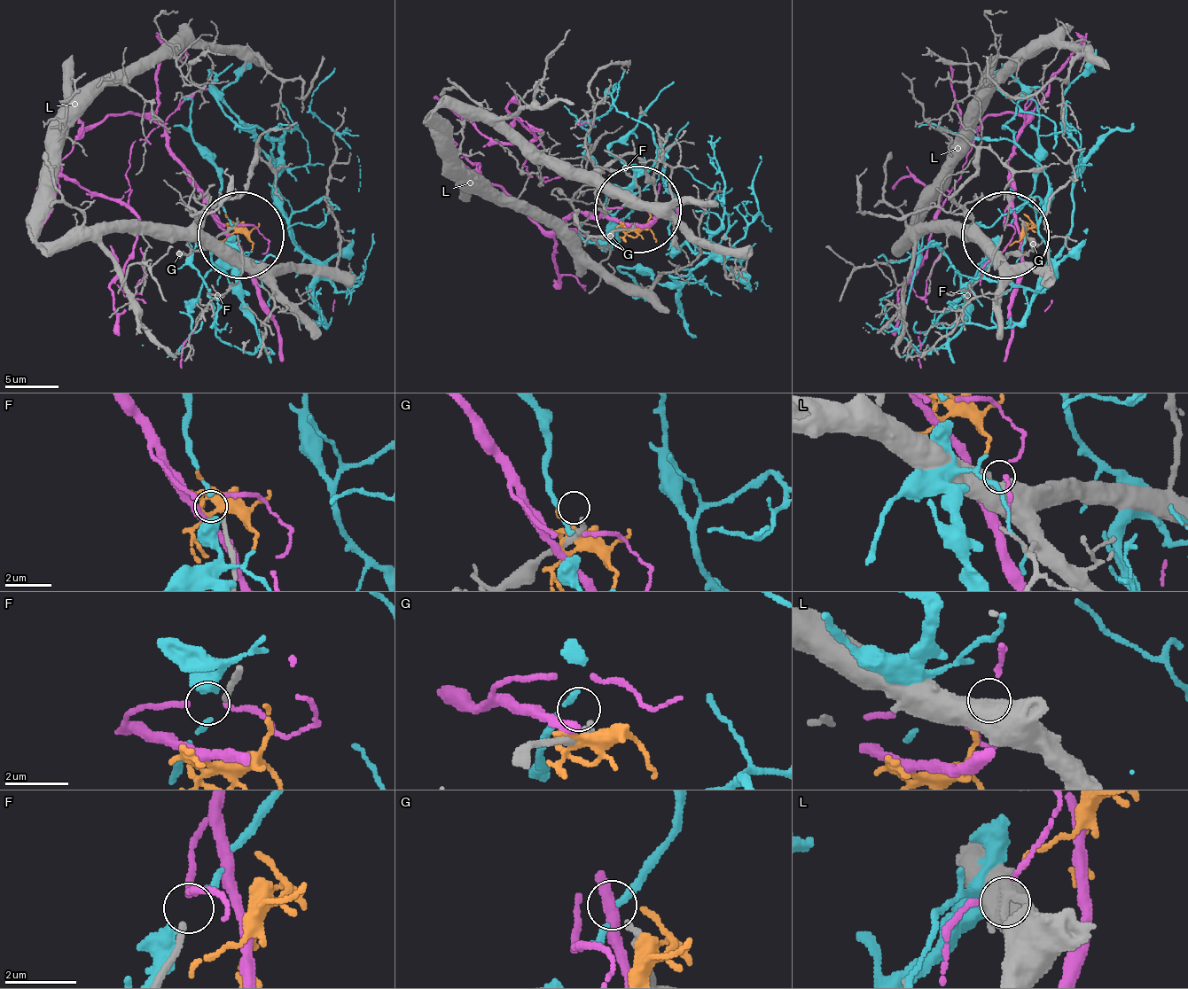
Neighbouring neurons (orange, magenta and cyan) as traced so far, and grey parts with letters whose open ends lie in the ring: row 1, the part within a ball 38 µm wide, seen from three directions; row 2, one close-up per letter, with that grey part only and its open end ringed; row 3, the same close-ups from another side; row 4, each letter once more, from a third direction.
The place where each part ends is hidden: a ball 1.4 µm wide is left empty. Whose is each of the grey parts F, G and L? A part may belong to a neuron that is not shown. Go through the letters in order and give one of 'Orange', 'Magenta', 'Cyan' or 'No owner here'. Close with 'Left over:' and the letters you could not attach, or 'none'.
F: Magenta
G: No owner here
L: No owner here
Left over: G, L

